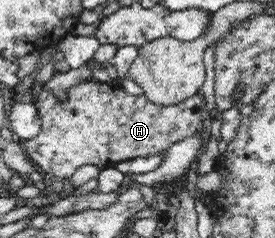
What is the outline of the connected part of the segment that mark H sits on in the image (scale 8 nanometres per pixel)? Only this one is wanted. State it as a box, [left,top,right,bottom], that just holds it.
[21,80,205,180]

